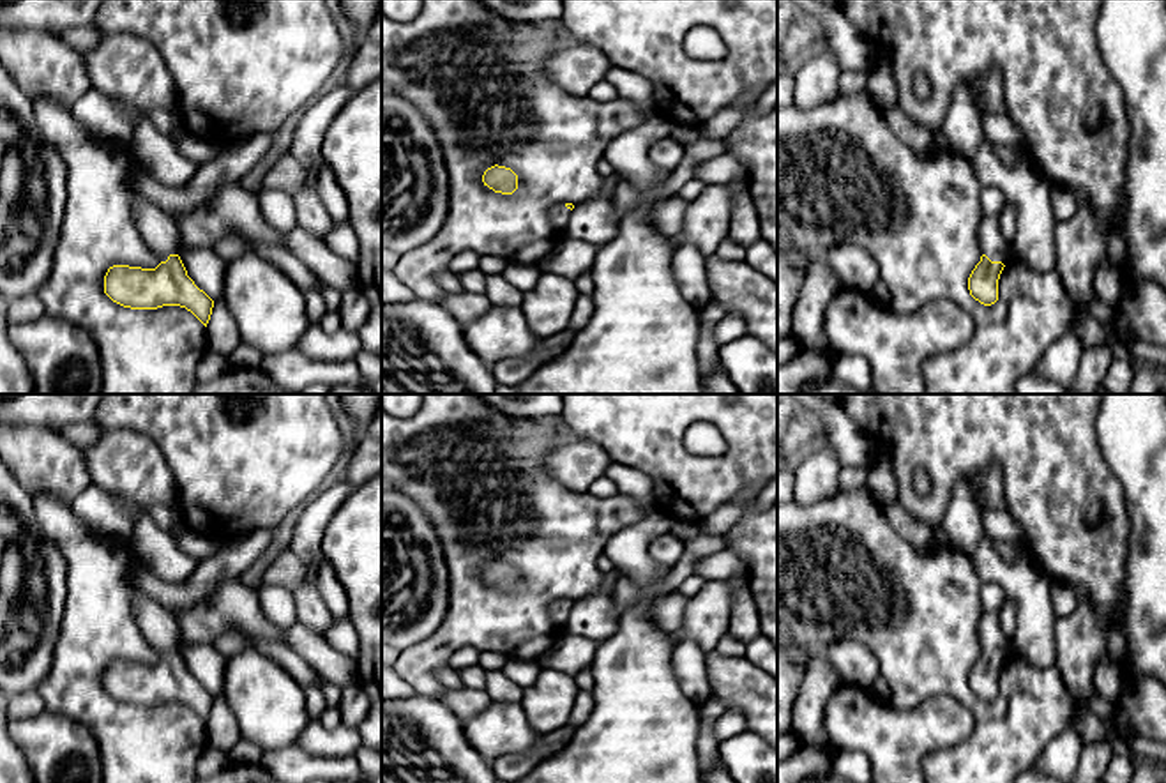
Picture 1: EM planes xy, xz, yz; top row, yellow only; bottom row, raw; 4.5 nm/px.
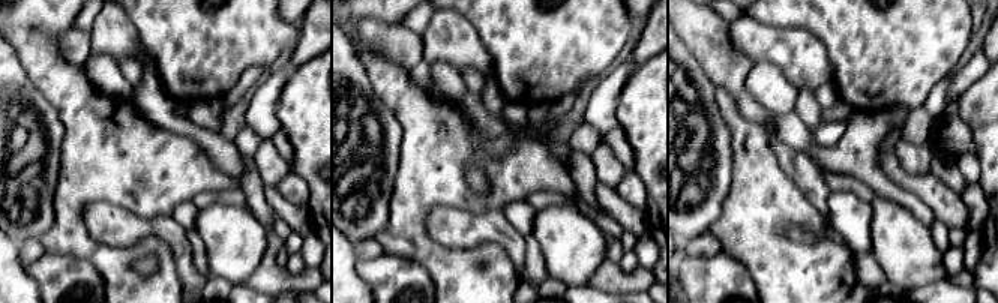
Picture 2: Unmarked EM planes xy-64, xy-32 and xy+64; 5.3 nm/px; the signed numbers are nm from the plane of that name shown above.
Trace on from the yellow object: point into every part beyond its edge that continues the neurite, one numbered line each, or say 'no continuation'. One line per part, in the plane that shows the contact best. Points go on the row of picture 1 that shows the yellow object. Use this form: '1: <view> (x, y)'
1: yz (991, 243)

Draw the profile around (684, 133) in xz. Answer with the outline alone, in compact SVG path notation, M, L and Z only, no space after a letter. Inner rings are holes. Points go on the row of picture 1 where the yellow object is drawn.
M673 122L673 129L670 136L680 141L682 145L691 145L703 138L700 125L677 124L677 122Z

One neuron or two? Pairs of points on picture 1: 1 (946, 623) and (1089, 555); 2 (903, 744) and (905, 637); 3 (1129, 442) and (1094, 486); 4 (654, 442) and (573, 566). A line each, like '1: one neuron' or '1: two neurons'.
1: two neurons
2: two neurons
3: two neurons
4: two neurons

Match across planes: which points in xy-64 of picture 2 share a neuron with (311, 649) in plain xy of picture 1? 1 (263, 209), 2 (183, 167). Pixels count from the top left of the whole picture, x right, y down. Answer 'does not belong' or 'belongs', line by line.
1: does not belong
2: belongs

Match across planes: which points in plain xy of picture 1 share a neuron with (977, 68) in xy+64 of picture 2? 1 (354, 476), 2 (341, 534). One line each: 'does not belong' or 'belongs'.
1: does not belong
2: does not belong

